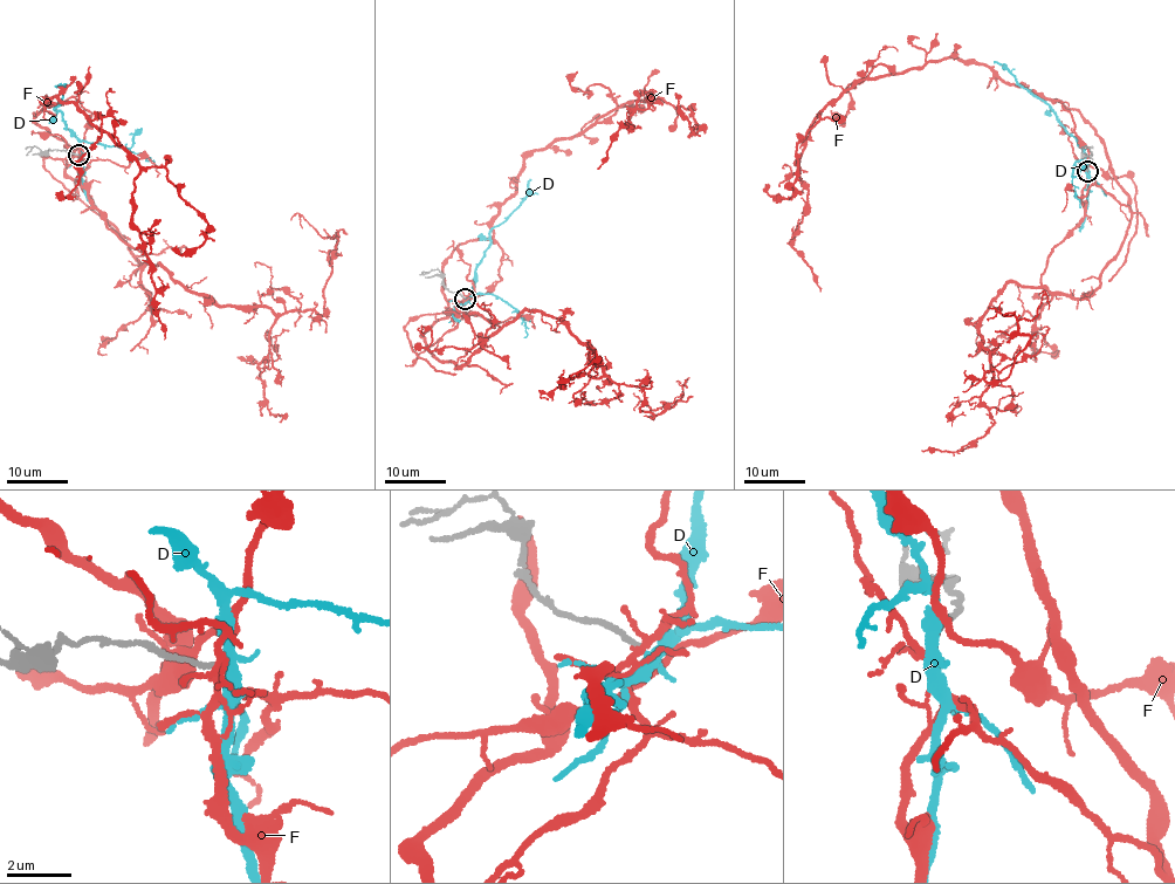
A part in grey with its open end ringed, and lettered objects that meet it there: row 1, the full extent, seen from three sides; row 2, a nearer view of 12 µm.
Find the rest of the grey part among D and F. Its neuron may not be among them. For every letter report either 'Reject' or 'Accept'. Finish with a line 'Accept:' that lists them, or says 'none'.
D: Accept
F: Reject
Accept: D

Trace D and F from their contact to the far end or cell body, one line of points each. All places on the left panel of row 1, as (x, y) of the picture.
D: (80, 156), (80, 139), (67, 129), (62, 115), (54, 110), (63, 94), (57, 87)
F: (78, 155), (76, 179), (69, 144), (33, 118), (57, 104), (46, 97), (135, 156), (164, 340)

